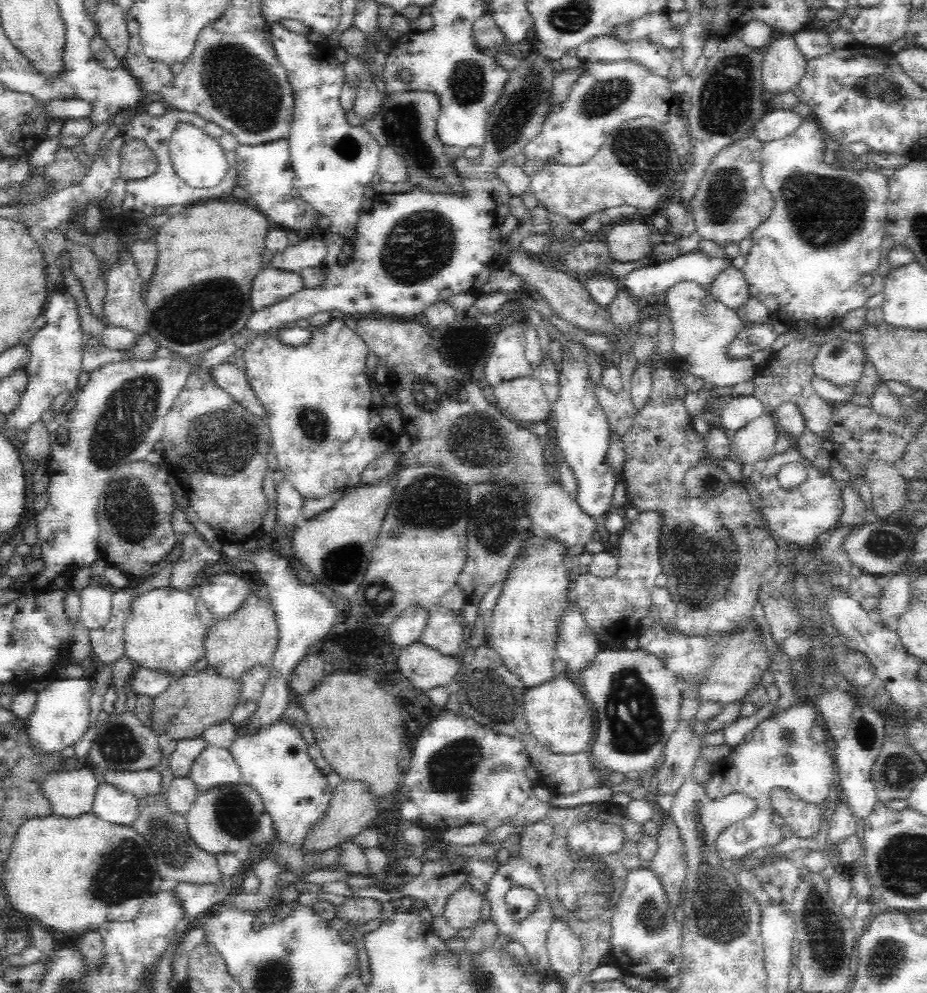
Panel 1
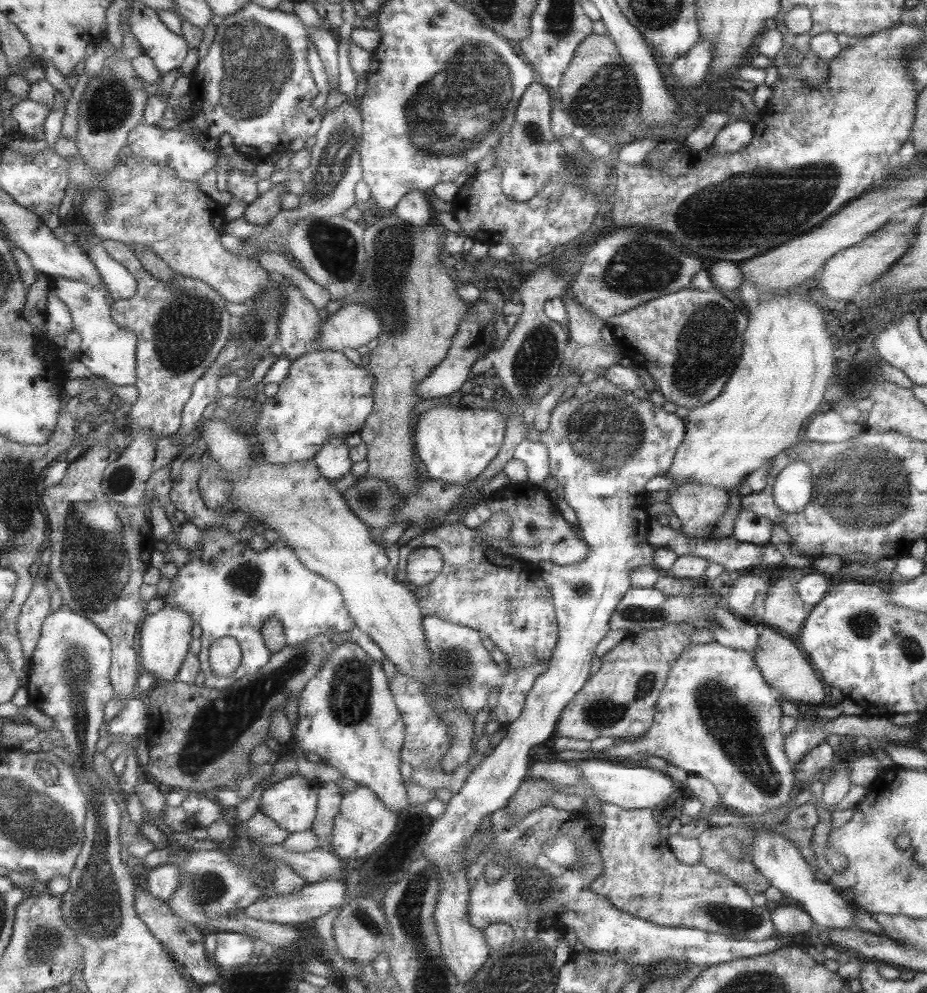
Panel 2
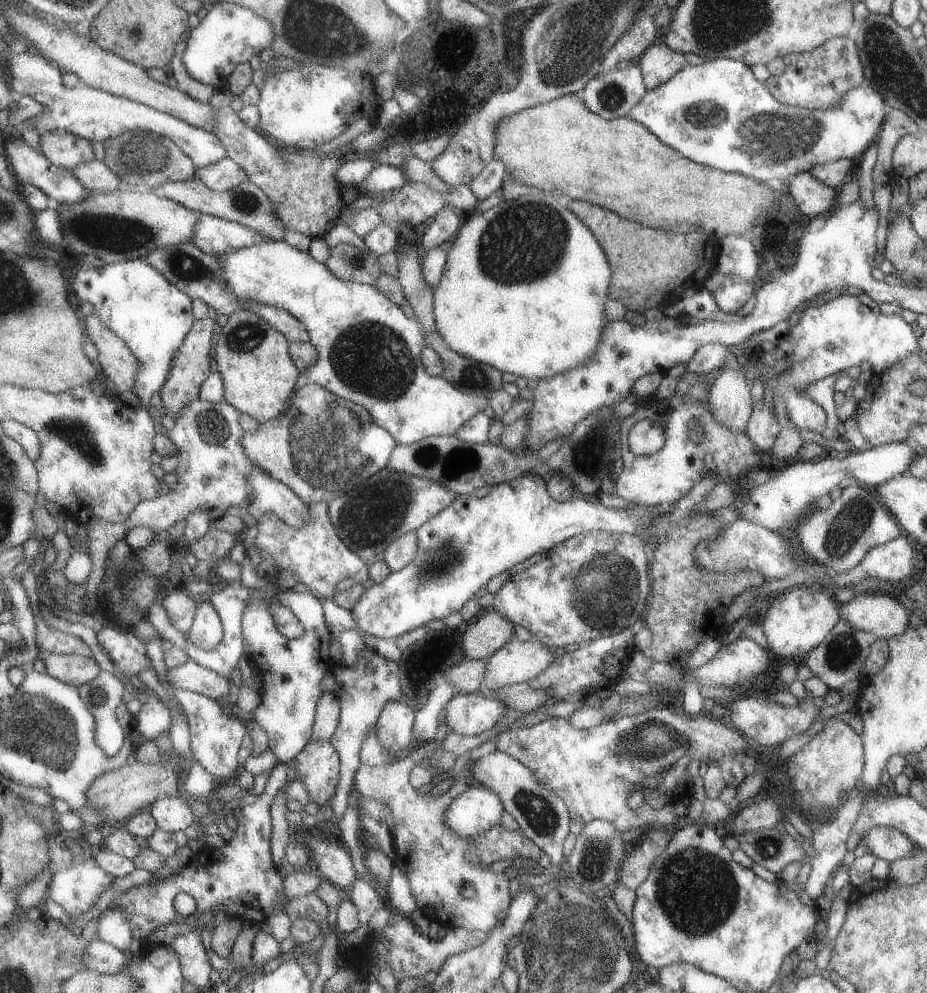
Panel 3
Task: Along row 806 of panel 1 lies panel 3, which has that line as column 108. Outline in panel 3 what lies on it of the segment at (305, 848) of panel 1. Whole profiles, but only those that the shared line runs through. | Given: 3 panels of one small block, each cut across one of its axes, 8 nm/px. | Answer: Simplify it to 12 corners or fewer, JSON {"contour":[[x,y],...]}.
{"contour":[[98,314],[86,317],[97,364],[119,392],[135,386],[140,362]]}

